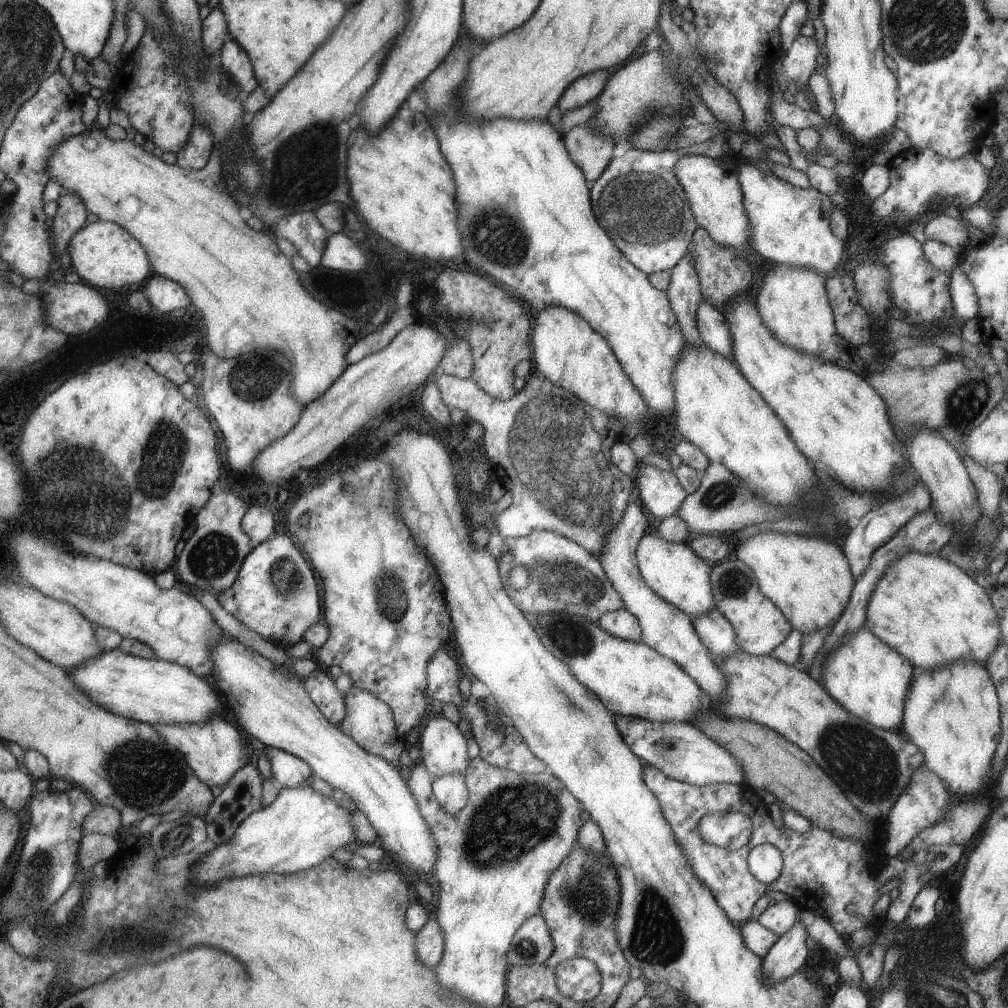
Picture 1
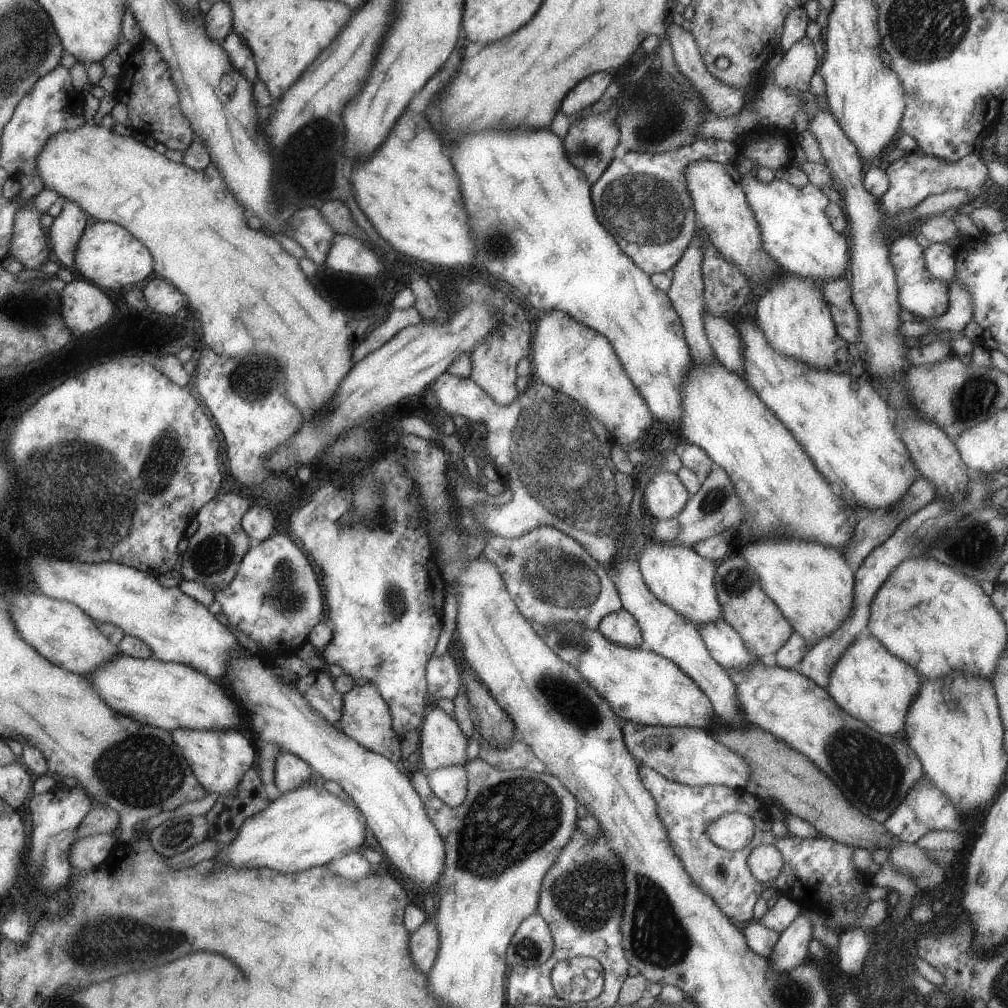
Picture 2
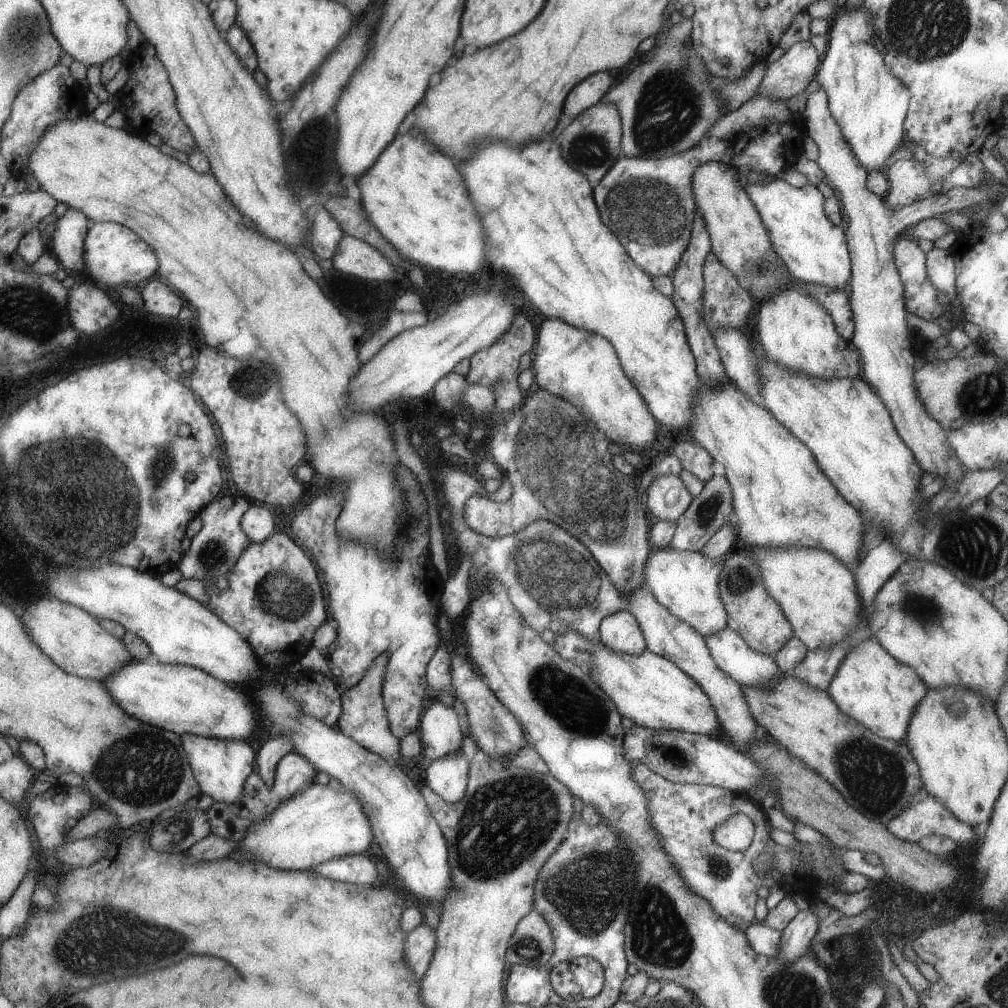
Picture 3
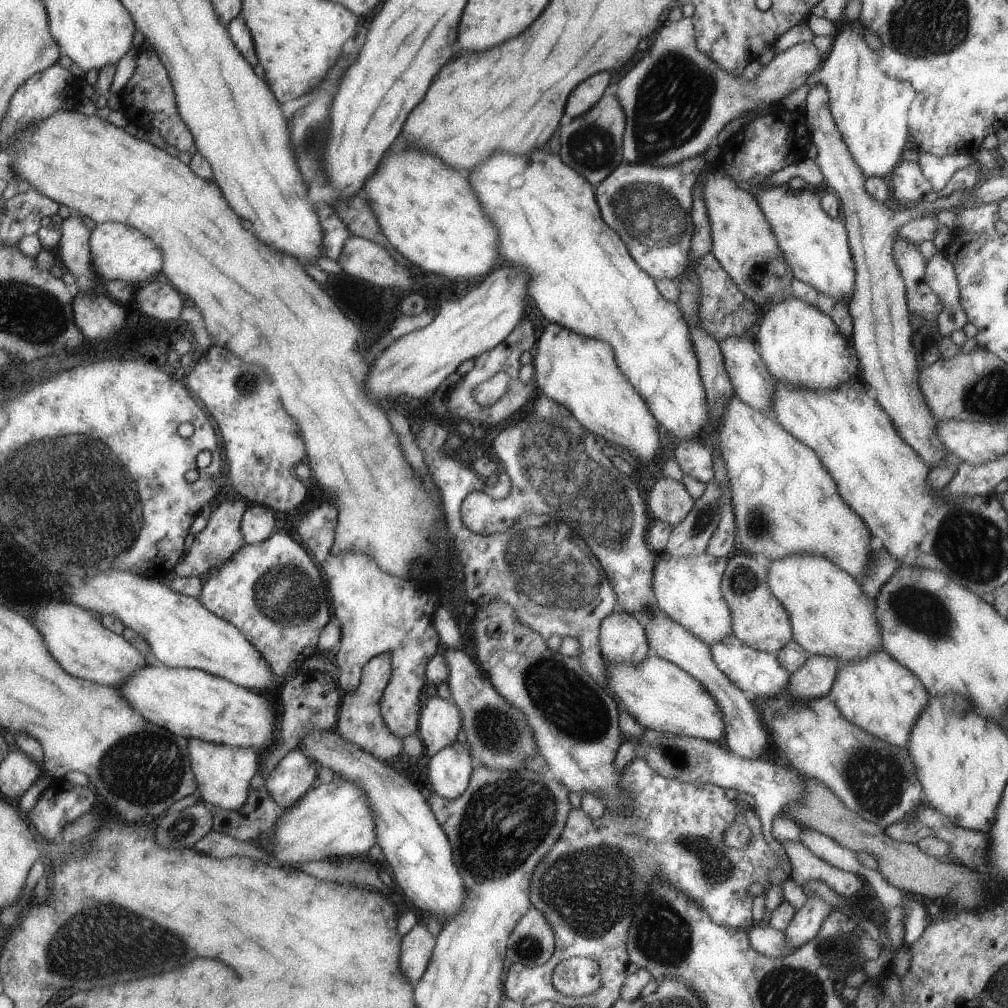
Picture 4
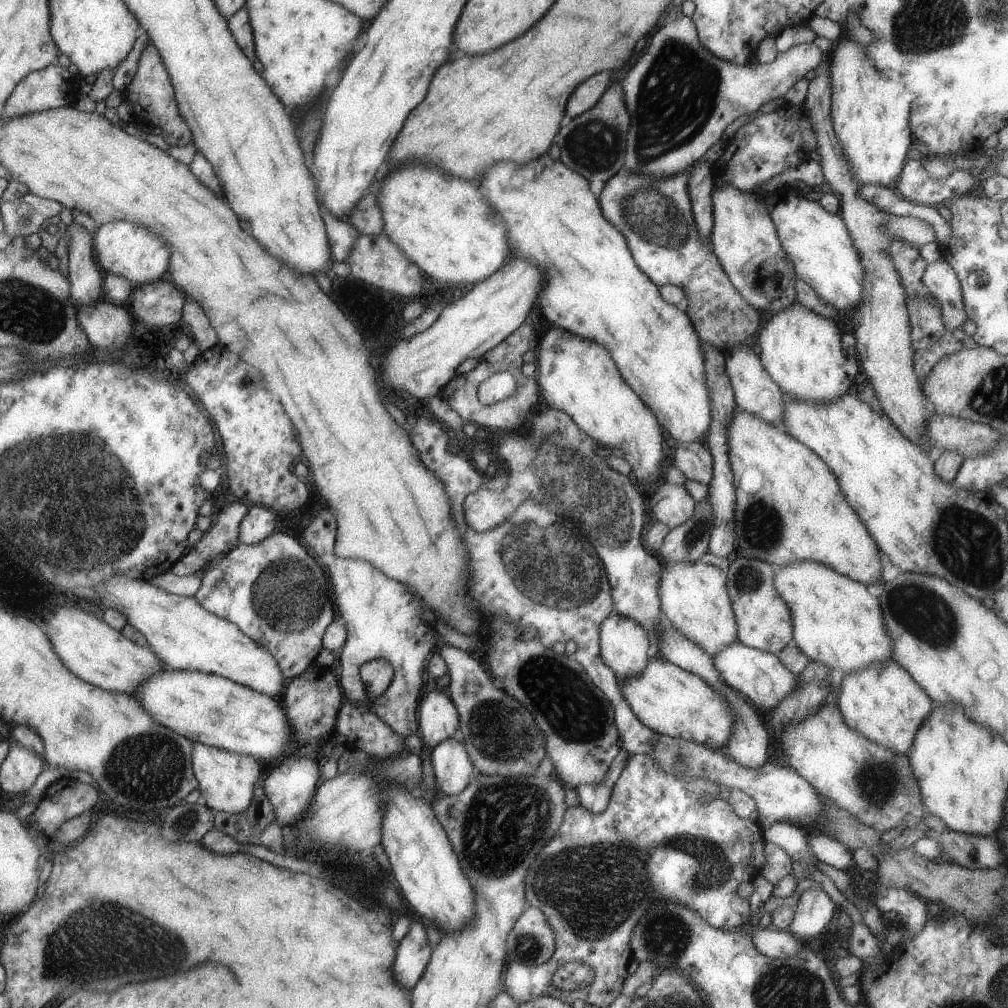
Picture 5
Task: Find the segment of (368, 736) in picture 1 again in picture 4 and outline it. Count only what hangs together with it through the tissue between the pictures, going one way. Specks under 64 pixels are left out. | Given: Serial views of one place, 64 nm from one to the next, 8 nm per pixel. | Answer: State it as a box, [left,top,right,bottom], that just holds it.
[334,653,401,765]

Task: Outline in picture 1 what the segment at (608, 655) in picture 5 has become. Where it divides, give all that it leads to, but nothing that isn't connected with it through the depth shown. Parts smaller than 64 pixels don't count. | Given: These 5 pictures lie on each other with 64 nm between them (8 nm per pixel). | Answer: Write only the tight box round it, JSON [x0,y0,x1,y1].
[596,608,641,642]

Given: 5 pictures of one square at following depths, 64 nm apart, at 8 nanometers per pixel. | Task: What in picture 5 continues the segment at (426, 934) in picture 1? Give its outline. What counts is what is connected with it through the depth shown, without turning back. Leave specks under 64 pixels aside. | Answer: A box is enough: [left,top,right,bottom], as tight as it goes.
[391,920,431,991]

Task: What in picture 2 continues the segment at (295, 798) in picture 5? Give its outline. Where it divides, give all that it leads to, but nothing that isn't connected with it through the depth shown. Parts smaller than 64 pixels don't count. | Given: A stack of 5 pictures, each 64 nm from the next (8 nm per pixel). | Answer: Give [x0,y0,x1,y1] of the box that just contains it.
[273,751,315,793]

